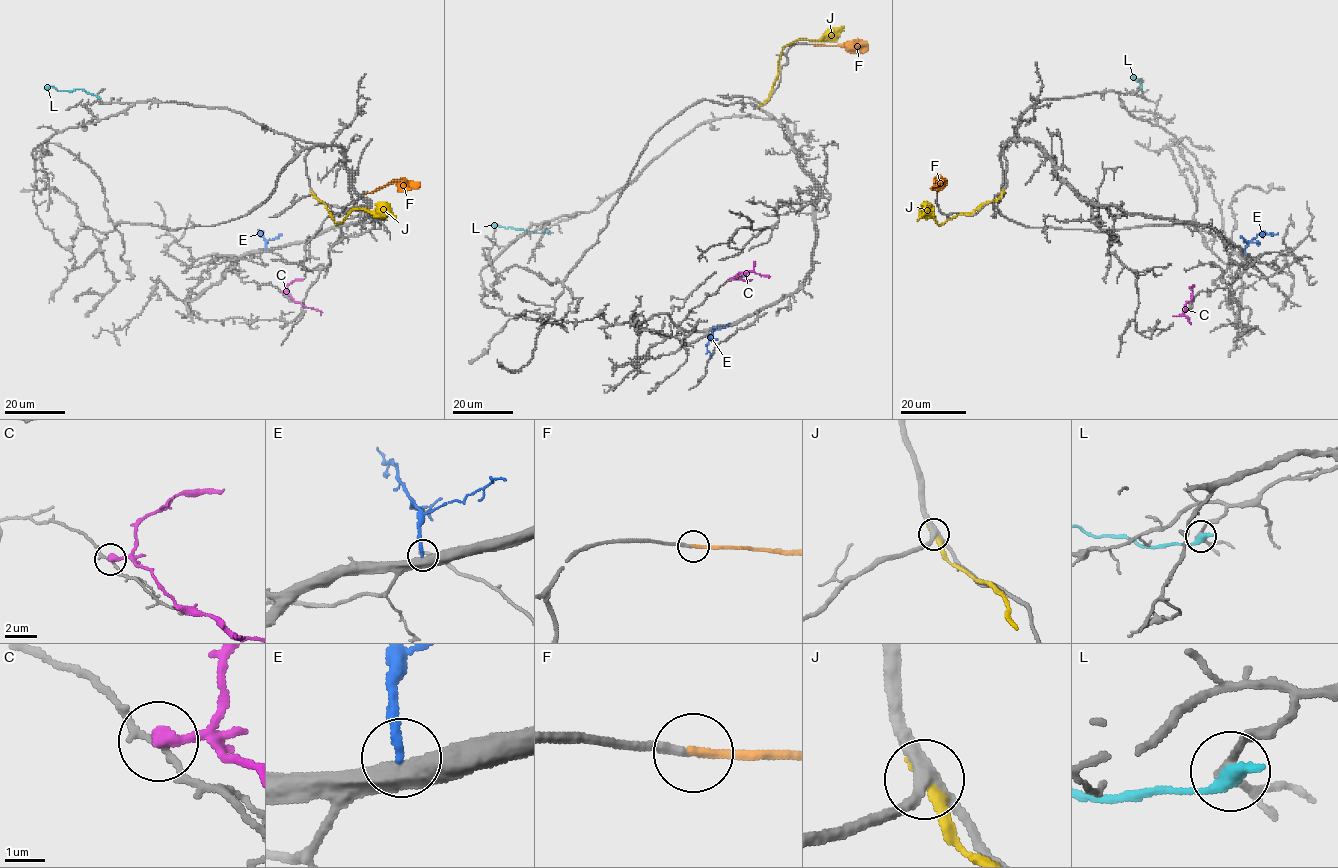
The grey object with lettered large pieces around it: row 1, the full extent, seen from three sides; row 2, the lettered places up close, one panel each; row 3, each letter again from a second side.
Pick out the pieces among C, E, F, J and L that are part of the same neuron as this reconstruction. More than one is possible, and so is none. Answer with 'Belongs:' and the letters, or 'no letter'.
Belongs: F

